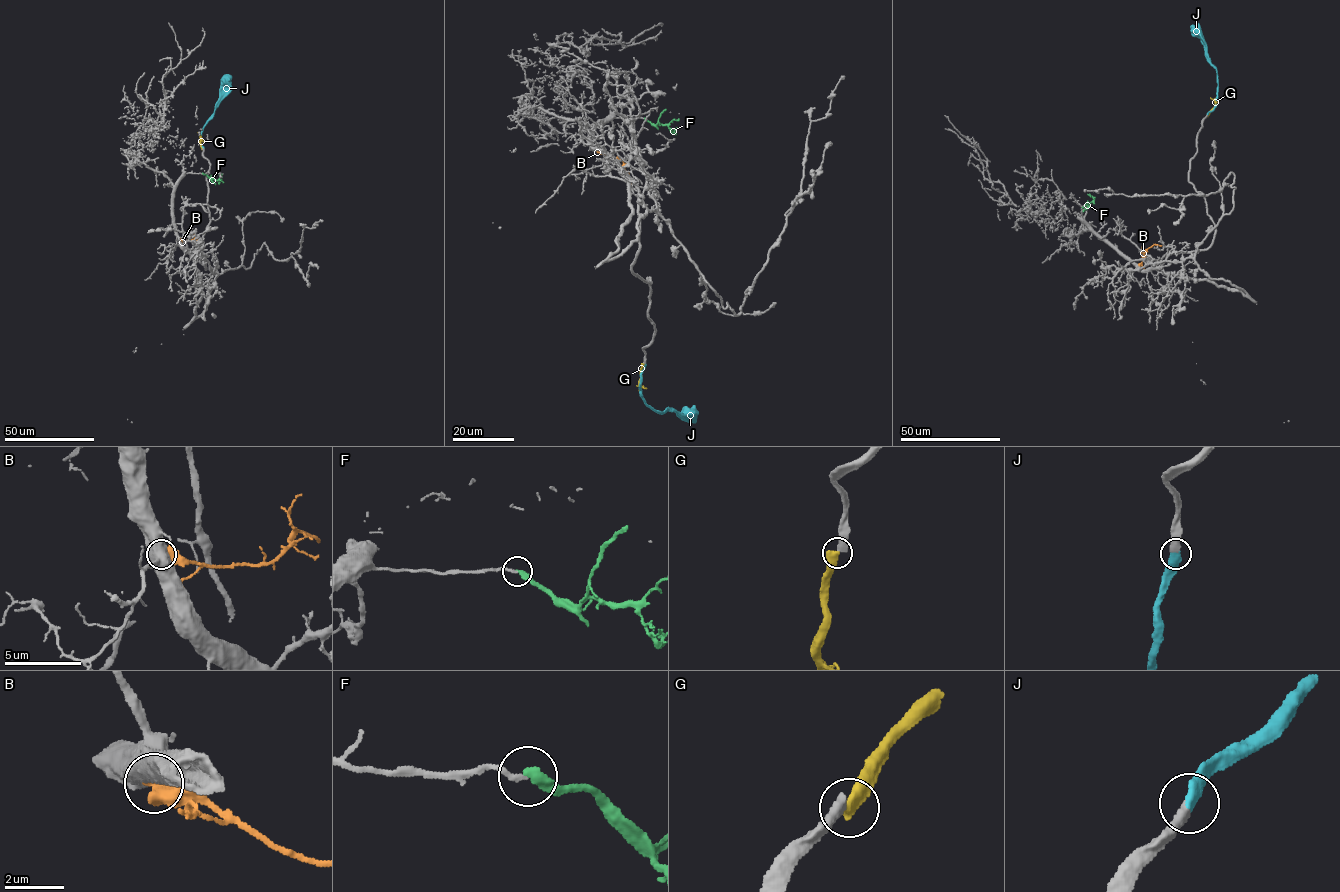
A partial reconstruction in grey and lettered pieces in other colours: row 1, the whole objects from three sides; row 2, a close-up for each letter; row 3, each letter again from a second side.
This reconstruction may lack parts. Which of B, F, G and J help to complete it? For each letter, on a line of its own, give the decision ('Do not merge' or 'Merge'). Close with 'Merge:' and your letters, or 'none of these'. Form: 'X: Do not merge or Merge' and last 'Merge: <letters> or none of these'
B: Do not merge
F: Do not merge
G: Do not merge
J: Merge
Merge: J

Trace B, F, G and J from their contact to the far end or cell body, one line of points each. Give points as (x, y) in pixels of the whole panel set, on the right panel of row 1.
B: (1138, 266), (1147, 250), (1154, 244), (1161, 245)
F: (1082, 208), (1093, 200), (1087, 194)
G: (1207, 116), (1215, 105), (1210, 98)
J: (1207, 115), (1215, 106), (1217, 77), (1197, 22)

